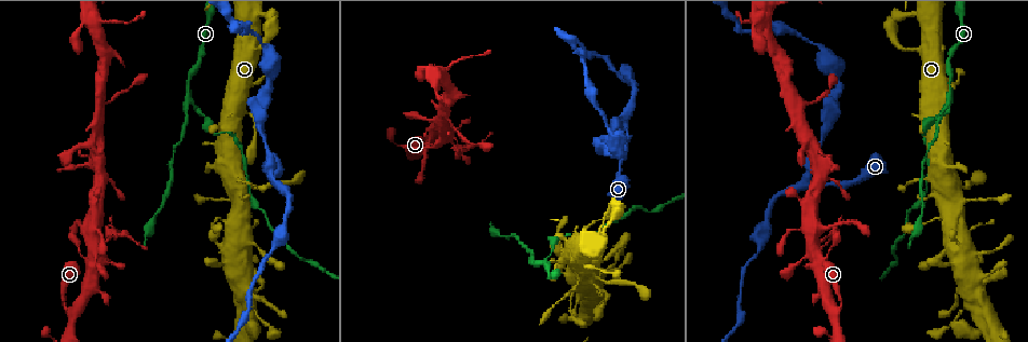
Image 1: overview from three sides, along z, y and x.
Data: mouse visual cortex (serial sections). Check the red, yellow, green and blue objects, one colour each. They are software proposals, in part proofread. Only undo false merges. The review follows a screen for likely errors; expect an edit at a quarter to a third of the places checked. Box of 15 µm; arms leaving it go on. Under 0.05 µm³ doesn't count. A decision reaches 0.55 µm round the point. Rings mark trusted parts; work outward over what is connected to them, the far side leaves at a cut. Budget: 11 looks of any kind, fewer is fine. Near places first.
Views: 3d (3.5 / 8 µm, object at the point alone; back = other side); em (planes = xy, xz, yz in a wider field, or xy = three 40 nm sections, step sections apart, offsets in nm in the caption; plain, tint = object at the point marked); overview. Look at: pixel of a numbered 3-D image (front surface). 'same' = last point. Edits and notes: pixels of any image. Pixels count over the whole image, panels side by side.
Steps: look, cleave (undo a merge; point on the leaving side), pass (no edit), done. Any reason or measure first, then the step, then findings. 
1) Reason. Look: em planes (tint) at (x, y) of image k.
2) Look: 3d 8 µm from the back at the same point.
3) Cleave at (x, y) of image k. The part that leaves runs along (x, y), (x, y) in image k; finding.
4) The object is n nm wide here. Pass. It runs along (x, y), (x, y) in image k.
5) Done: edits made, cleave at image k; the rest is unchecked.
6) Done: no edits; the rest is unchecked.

Look: 3d 3.5 µm at (948, 100) of image 1.

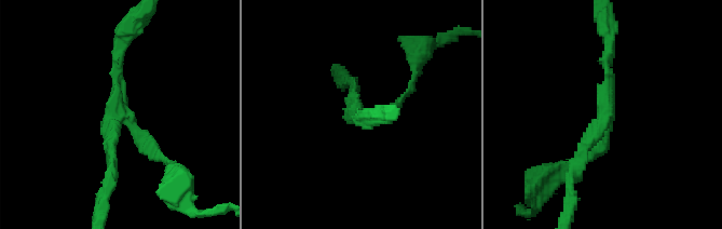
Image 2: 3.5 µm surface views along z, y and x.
3 arms meet here; the arms are 150, 200, 200 nm wide. Look: em xy step 5 (tint) at (607, 111) of image 2.

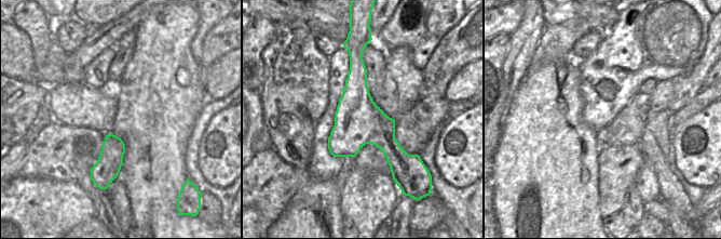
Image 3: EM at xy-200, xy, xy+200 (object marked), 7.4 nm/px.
Cleave at (595, 151) of image 2. A border runs along (394, 123), (368, 143) in image 3; a second cell is stuck on.

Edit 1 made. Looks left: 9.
See it whole again. Look: overview.

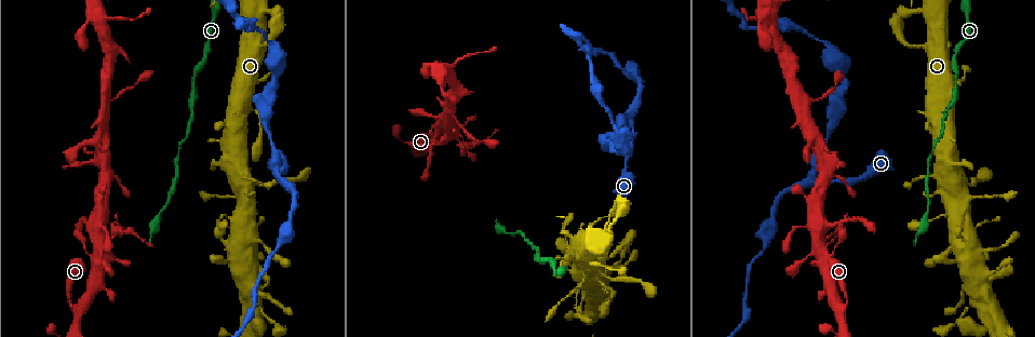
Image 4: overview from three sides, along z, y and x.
Look: 3d 3.5 µm at (587, 275) of image 4.

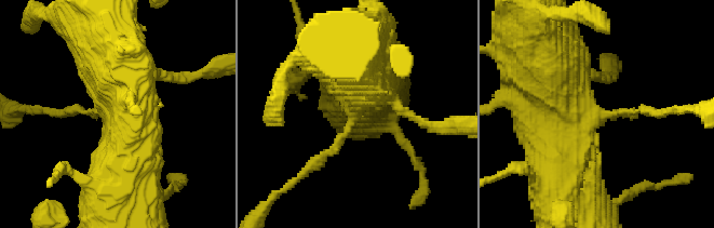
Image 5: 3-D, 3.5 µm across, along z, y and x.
The arms are 100, 500 nm wide; now the EM. Look: em xy step 2 (tint) at (594, 115) of image 5.

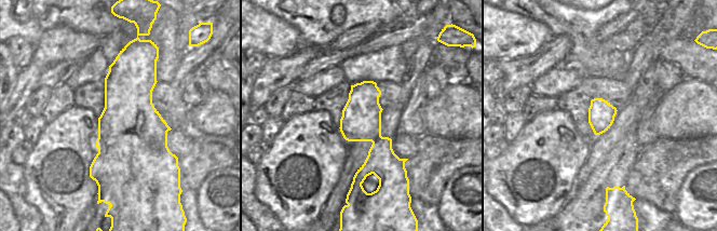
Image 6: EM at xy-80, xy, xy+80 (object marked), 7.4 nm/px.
Pass. It runs along (370, 83), (376, 160), (354, 185) in image 6; continuous, no second cell.

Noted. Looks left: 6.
Sharp bend. Look: 3d 8 µm at (630, 118) of image 4.

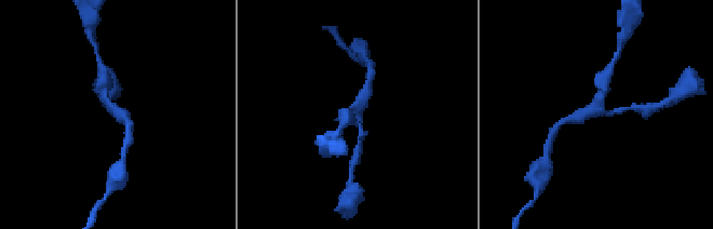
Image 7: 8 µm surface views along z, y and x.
Look: 3d 3.5 µm at (355, 117) of image 7.

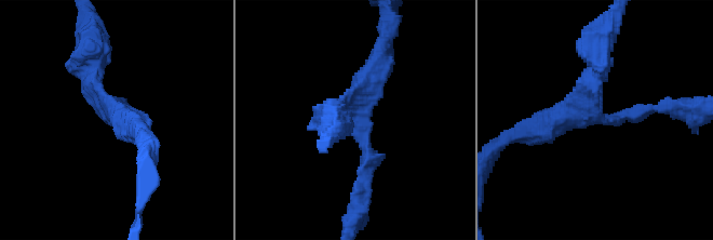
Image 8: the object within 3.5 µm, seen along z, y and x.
3 arms meet here; the arms are 150, 250, 400 nm wide. Look: em xy step 3 (tint) at (594, 118) of image 8.

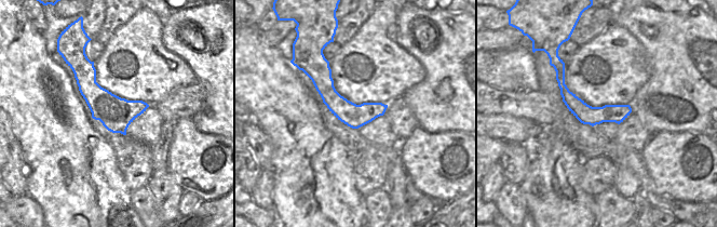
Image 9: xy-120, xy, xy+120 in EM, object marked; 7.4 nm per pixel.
Pass. It runs along (555, 58), (564, 91), (584, 112), (626, 112) in image 9; all the same cell.

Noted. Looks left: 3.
A narrow waist. Look: 3d 3.5 µm at (842, 310) of image 4.

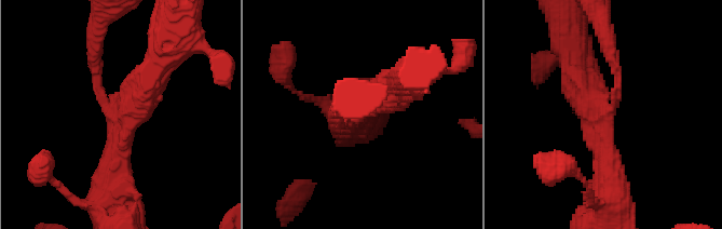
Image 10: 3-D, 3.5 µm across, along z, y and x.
3 arms meet here; the arms are 200, 300, 500 nm wide; shape alone is not enough. Look: em xy step 5 (tint) at (352, 120) of image 10.

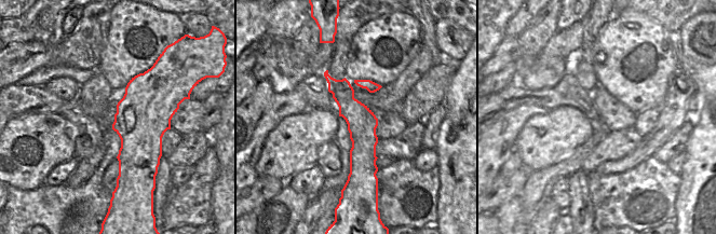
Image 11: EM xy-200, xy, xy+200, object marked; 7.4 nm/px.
Pass. It runs along (329, 80), (361, 120), (348, 190) in image 11; one cell here.

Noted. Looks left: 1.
Done: edits made, cleave at image 2; the rest is unchecked.

